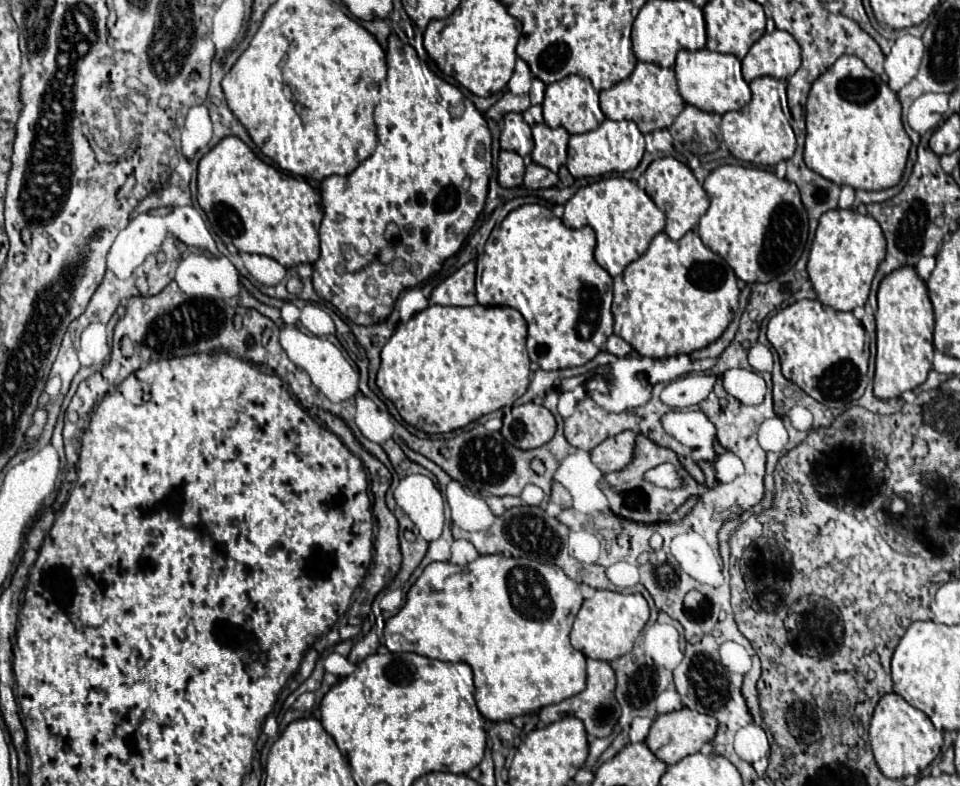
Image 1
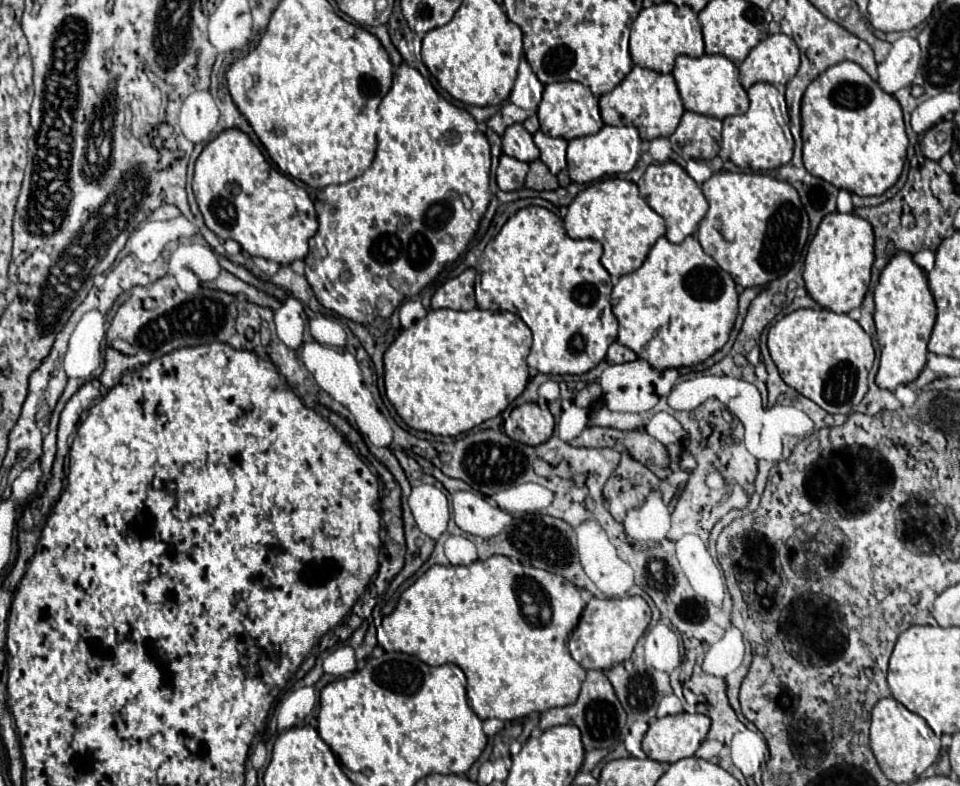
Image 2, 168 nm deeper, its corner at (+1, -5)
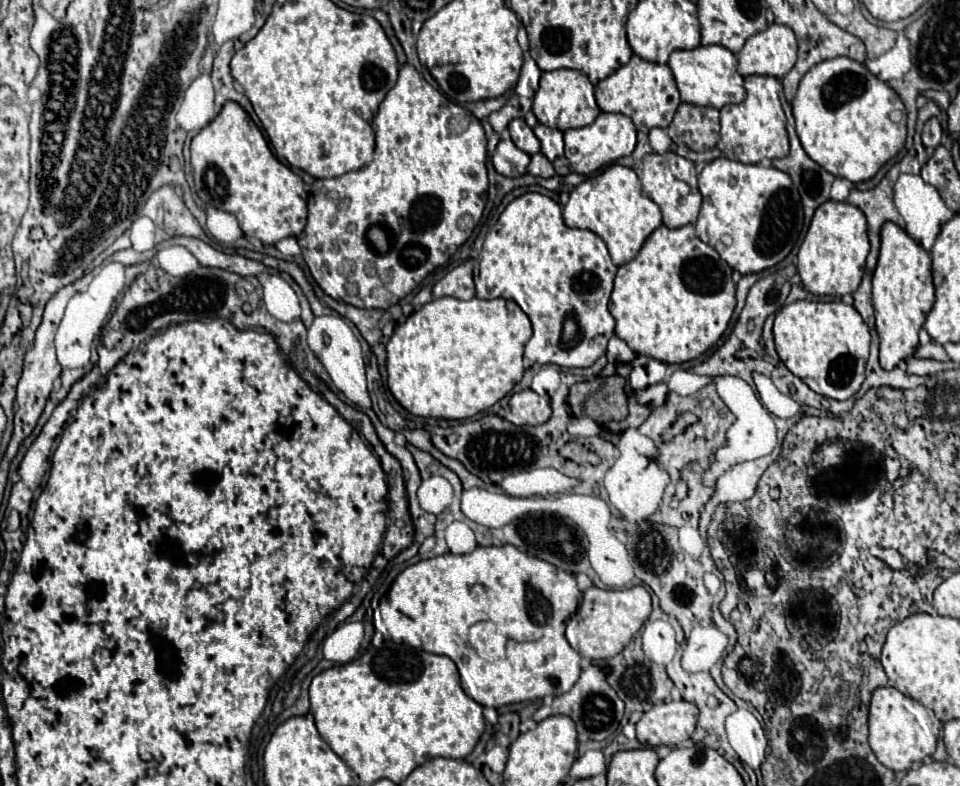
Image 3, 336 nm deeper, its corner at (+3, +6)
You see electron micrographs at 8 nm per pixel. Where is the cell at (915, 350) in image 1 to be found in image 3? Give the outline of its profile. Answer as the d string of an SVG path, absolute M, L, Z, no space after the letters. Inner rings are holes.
M883 225L881 253L872 273L872 301L875 307L875 325L881 341L879 363L883 369L895 369L899 361L915 355L919 345L919 329L935 303L935 289L931 279L931 257L913 241L899 225Z

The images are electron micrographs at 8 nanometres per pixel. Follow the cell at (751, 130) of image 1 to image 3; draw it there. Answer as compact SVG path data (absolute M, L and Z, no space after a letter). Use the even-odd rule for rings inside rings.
M769 75L745 77L747 97L739 105L720 109L720 140L717 147L727 159L741 163L759 163L761 159L779 159L789 153L782 83Z

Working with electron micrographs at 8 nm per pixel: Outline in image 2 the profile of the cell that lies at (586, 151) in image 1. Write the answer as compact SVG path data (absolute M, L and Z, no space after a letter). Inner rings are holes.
M603 126L597 134L573 138L567 146L567 170L573 182L587 184L605 176L627 174L641 156L641 138L635 126Z

